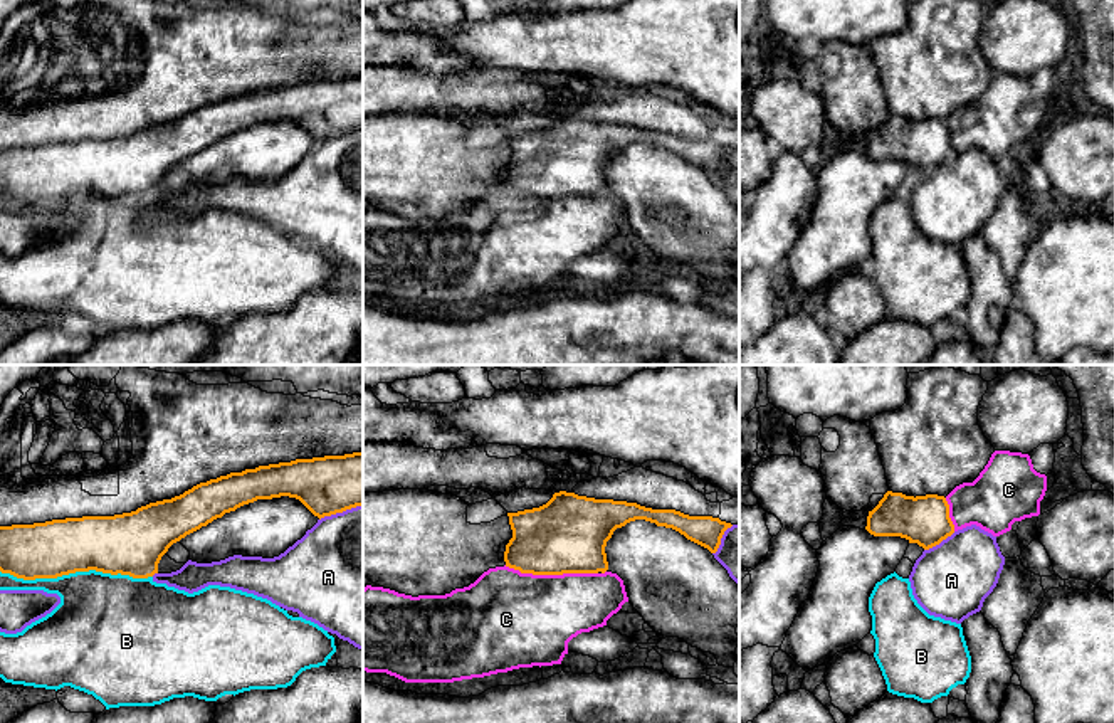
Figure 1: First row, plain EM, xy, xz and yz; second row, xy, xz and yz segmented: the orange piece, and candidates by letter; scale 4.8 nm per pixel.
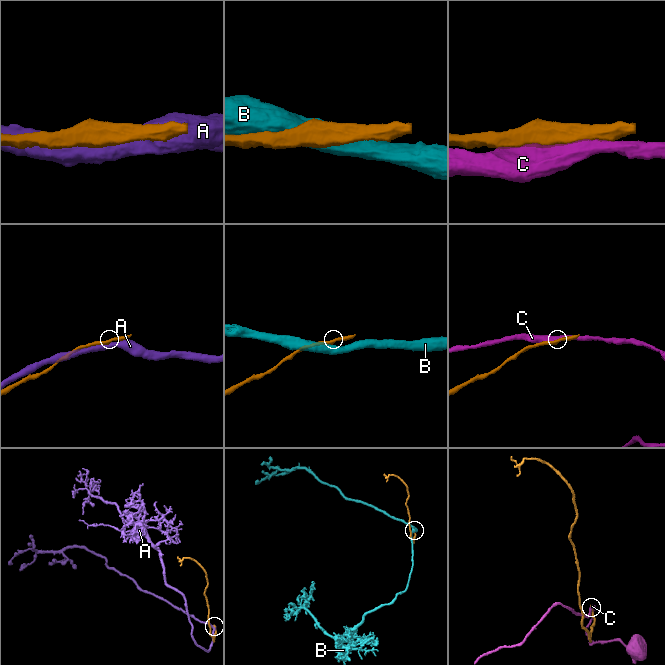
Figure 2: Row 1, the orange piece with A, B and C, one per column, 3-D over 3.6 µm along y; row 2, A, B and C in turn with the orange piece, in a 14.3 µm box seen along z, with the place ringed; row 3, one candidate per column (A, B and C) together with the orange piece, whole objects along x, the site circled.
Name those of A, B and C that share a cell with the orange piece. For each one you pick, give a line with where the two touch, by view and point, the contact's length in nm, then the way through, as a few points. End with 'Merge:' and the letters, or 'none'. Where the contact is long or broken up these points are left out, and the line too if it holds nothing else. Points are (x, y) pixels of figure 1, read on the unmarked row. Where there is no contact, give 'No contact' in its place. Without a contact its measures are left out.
Merge: none

